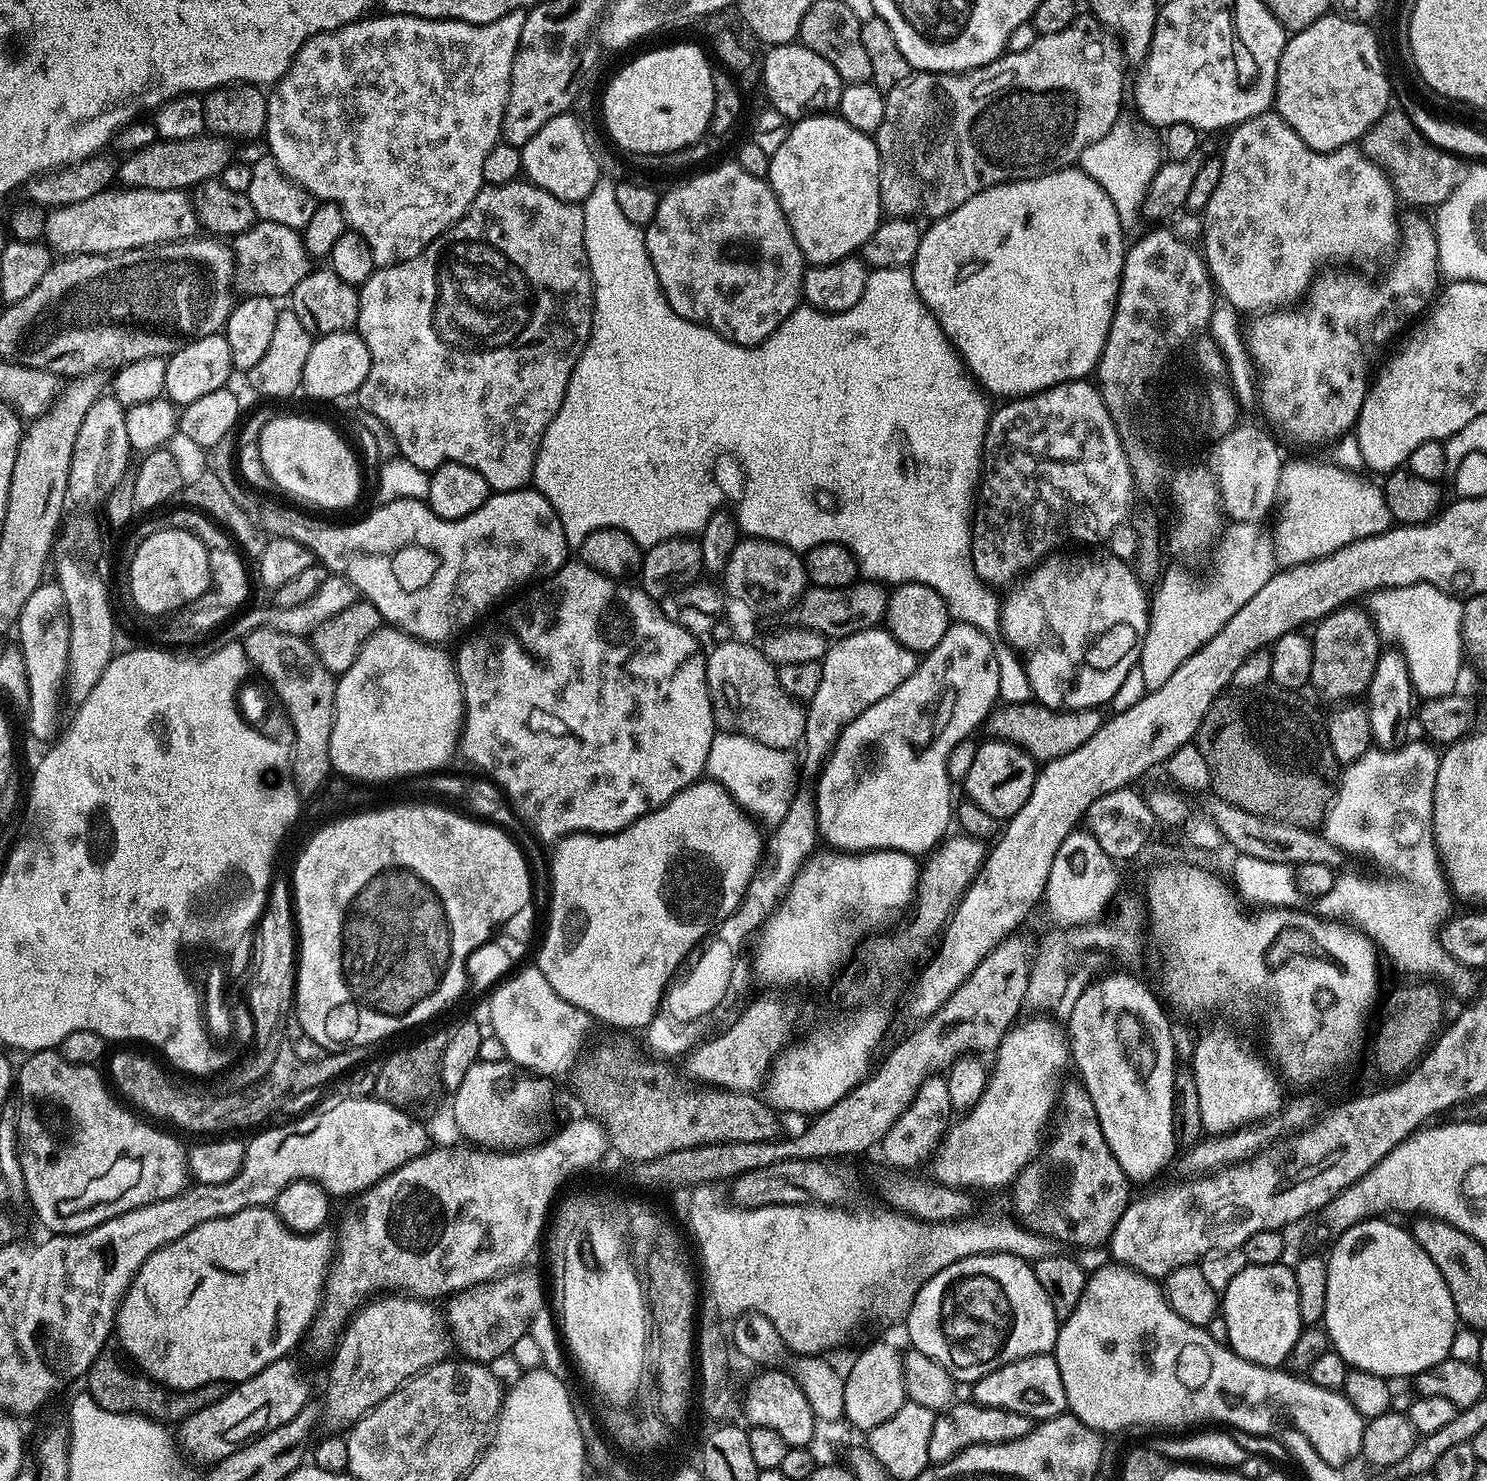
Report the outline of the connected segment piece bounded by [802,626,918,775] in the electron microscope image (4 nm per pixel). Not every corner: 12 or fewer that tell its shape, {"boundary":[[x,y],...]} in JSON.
{"boundary":[[880,626],[833,641],[806,706],[805,770],[914,672]]}

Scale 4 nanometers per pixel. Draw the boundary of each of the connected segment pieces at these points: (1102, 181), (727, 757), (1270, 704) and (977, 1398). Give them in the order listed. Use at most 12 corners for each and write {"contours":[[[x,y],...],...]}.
{"contours":[[[1124,123],[1082,150],[1078,167],[1132,230],[1162,152]],[[717,731],[704,767],[774,826],[794,795],[791,751]],[[1214,698],[1194,741],[1213,793],[1323,825],[1342,768],[1311,699]],[[1055,1355],[1010,1362],[971,1385],[983,1408],[1032,1421],[1068,1412]]]}

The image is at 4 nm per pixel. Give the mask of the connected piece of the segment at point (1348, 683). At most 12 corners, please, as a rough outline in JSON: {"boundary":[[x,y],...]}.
{"boundary":[[1345,605],[1311,635],[1319,695],[1368,689],[1382,651],[1371,615]]}

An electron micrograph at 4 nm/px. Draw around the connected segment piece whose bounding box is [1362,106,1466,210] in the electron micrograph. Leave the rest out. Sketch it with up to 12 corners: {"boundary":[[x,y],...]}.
{"boundary":[[1399,106],[1370,126],[1364,153],[1401,201],[1435,209],[1466,164]]}

